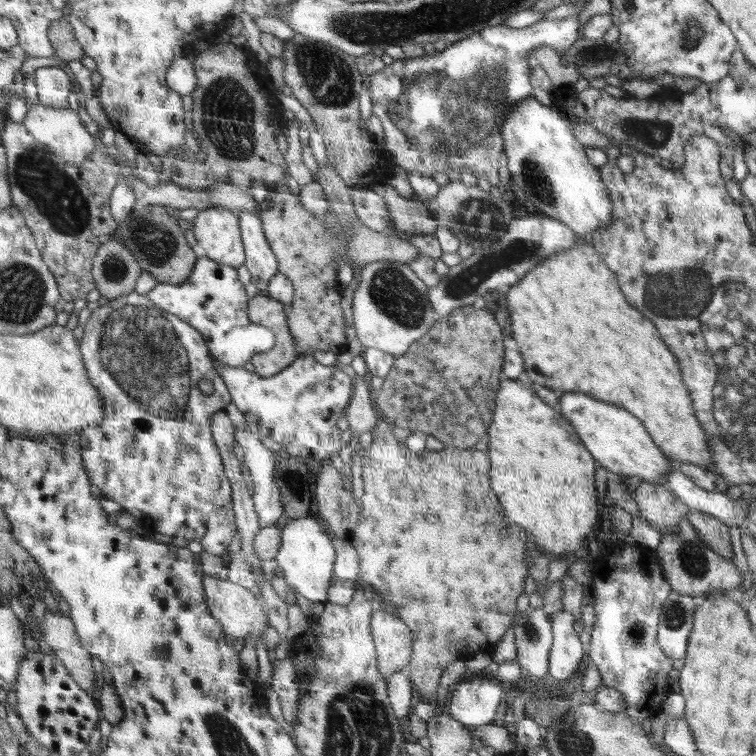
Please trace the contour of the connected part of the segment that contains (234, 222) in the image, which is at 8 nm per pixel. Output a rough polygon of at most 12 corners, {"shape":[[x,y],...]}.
{"shape":[[210,207],[193,219],[201,254],[245,263],[239,218]]}

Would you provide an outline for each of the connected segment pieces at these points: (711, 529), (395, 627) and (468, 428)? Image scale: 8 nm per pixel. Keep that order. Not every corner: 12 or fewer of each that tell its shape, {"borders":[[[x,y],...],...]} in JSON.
{"borders":[[[706,512],[686,520],[715,553],[733,558],[730,526]],[[374,613],[382,676],[404,671],[414,634],[401,618]],[[458,308],[395,357],[380,416],[446,447],[490,436],[502,328]]]}

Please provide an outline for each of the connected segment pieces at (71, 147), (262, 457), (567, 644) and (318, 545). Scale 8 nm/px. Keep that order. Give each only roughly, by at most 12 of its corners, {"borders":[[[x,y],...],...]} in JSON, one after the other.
{"borders":[[[31,106],[24,124],[57,158],[88,165],[94,138],[76,111]],[[249,428],[235,431],[254,484],[260,529],[283,514],[275,474],[277,452]],[[552,615],[549,676],[574,676],[584,646],[572,630],[574,616]],[[314,518],[289,520],[275,554],[285,582],[325,602],[330,538]]]}

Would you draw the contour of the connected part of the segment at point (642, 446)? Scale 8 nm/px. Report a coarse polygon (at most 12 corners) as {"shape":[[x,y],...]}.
{"shape":[[564,392],[562,416],[607,471],[660,483],[668,458],[628,409]]}

